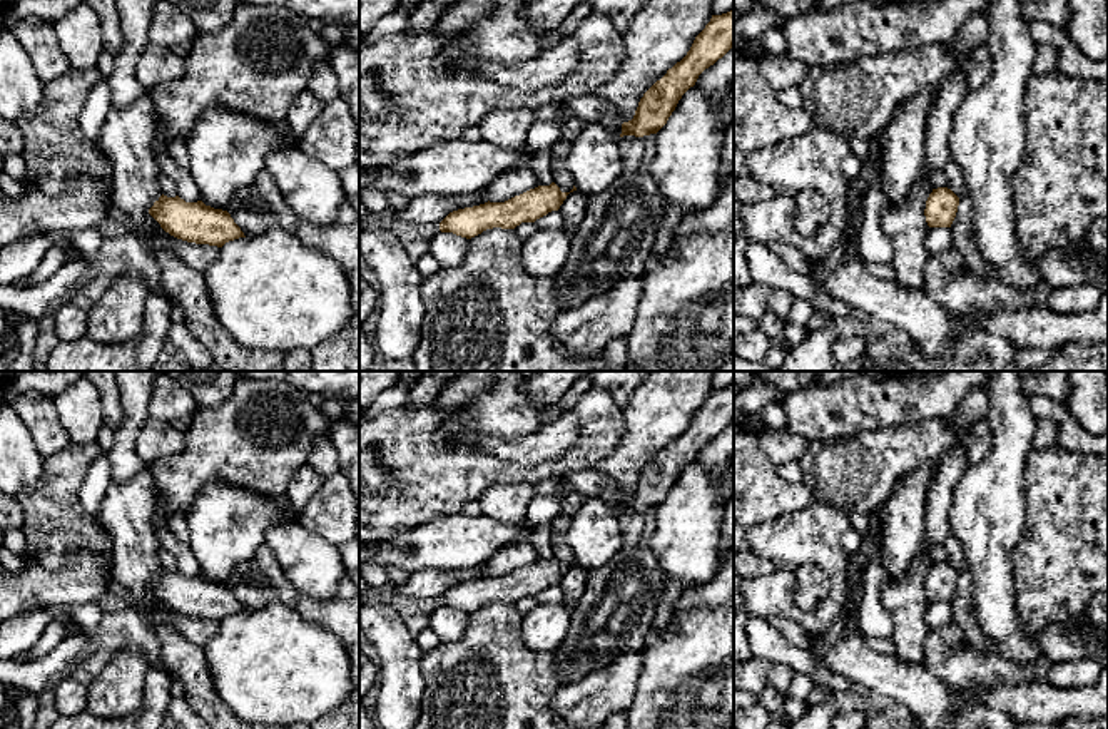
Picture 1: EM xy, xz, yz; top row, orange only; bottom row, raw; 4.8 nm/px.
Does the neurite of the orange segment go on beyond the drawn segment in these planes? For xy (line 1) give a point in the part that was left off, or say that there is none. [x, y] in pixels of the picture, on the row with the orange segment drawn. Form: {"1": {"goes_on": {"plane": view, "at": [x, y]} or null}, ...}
{"1": {"goes_on": null}}

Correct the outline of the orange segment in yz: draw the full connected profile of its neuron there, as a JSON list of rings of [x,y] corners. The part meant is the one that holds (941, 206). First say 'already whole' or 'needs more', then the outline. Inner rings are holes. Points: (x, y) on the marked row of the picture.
already whole | [[[948,187],[933,189],[926,201],[926,222],[929,227],[951,227],[959,206],[959,197]]]

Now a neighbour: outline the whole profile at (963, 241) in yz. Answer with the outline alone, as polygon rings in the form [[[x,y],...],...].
[[[964,189],[964,192],[959,197],[956,217],[951,224],[953,249],[961,254],[966,266],[974,274],[983,274],[986,271],[986,261],[981,256],[979,249],[976,247],[973,231],[971,231],[971,219],[973,219],[971,196]]]

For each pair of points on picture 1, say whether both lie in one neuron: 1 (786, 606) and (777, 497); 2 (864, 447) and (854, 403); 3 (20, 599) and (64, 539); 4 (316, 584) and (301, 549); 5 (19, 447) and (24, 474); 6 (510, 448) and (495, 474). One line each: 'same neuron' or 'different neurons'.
1: different neurons
2: different neurons
3: different neurons
4: same neuron
5: same neuron
6: different neurons

